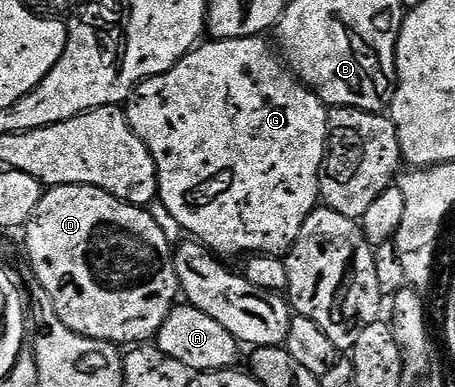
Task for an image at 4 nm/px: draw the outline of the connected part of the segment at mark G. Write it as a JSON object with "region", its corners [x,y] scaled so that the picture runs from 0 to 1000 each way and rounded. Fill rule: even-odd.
{"region":[[[585,96],[567,98],[484,98],[455,103],[431,116],[371,186],[323,202],[297,225],[288,251],[275,266],[279,315],[288,336],[327,382],[341,426],[341,452],[349,468],[347,530],[367,540],[367,553],[402,594],[413,594],[426,623],[444,625],[466,656],[534,656],[567,661],[574,656],[629,659],[653,620],[670,568],[703,530],[701,442],[710,437],[710,406],[719,390],[719,297],[721,276],[710,271],[701,245],[668,222],[637,178],[624,152],[587,111]]]}

